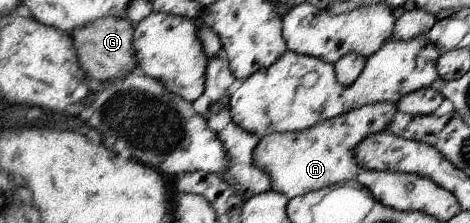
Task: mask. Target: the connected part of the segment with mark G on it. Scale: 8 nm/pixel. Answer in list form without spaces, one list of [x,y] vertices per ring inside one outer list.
[[[127,16],[103,17],[89,27],[80,29],[73,34],[75,48],[80,64],[89,77],[107,83],[126,78],[133,70],[137,70],[138,61],[133,51],[135,25]]]

